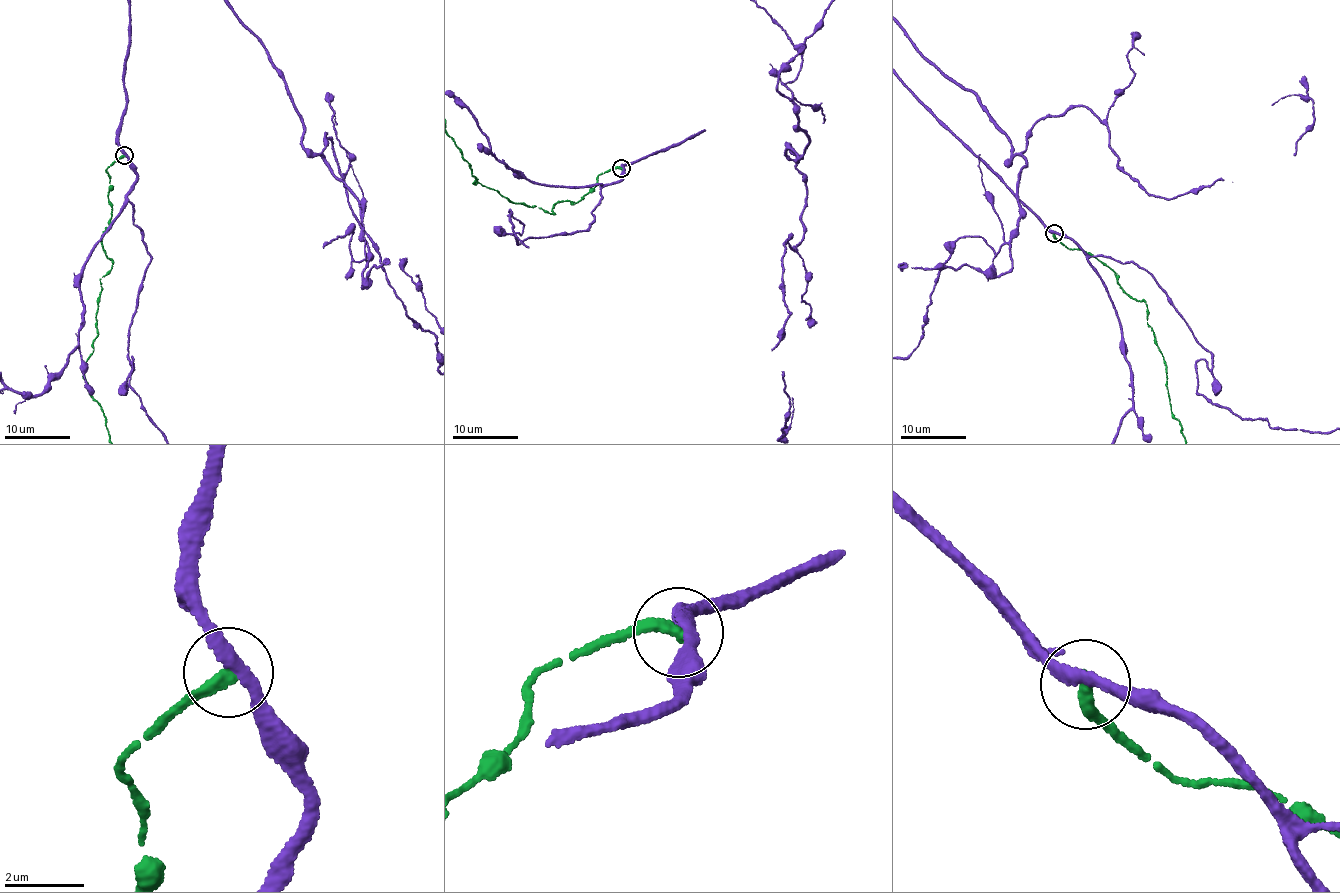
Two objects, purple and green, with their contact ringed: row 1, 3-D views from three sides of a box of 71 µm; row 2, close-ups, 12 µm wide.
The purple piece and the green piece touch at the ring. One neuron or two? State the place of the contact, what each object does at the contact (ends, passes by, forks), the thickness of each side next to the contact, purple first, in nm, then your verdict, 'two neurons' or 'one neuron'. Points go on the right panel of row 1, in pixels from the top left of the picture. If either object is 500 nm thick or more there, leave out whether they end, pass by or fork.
place (1054, 233); purple passes by; green ends; calibres 260 and 340 nm; two neurons

